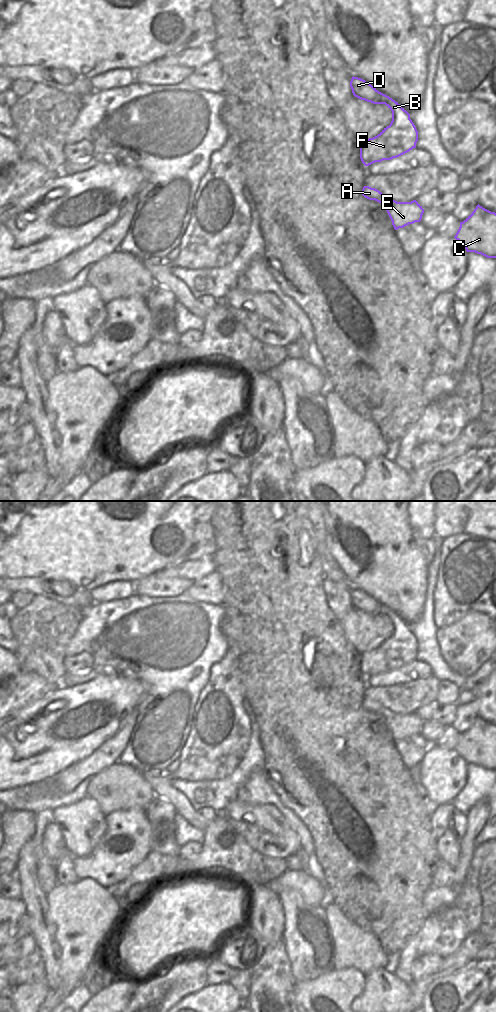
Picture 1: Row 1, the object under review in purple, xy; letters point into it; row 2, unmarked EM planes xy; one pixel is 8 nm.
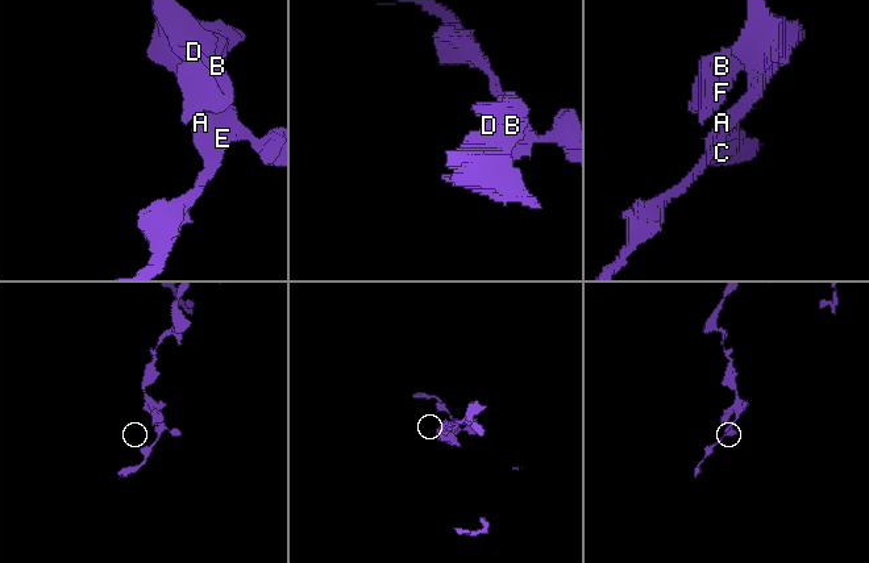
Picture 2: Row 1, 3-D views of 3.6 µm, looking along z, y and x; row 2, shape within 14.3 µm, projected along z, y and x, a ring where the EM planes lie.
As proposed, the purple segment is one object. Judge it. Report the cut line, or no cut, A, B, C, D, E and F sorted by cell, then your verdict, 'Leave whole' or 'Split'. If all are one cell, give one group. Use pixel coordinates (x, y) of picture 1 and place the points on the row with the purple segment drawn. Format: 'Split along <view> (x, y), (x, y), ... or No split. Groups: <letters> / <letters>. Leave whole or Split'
No split. Groups: A B C D E F. Leave whole.

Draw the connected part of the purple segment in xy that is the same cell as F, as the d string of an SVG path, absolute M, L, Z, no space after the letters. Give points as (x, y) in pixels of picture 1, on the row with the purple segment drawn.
M352 77L350 87L355 97L373 104L385 104L392 111L389 126L377 136L360 142L360 159L365 166L397 158L416 148L418 131L410 114L398 102L358 77Z

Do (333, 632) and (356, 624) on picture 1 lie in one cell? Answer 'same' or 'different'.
different

